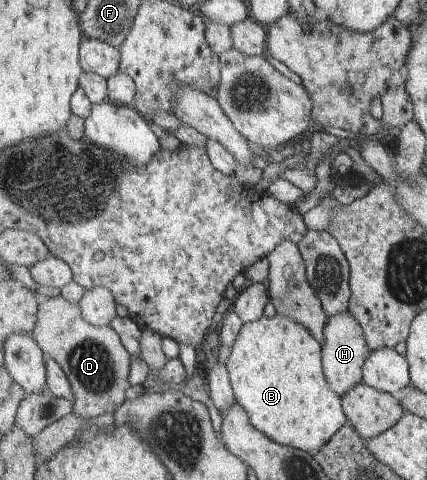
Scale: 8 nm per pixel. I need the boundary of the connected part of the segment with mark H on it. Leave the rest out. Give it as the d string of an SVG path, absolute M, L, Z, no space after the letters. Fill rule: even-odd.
M344 312L338 316L332 316L325 325L325 342L323 343L323 366L326 379L330 387L340 397L344 397L355 385L363 381L363 369L366 361L373 352L368 345L365 329L352 315L352 312Z

